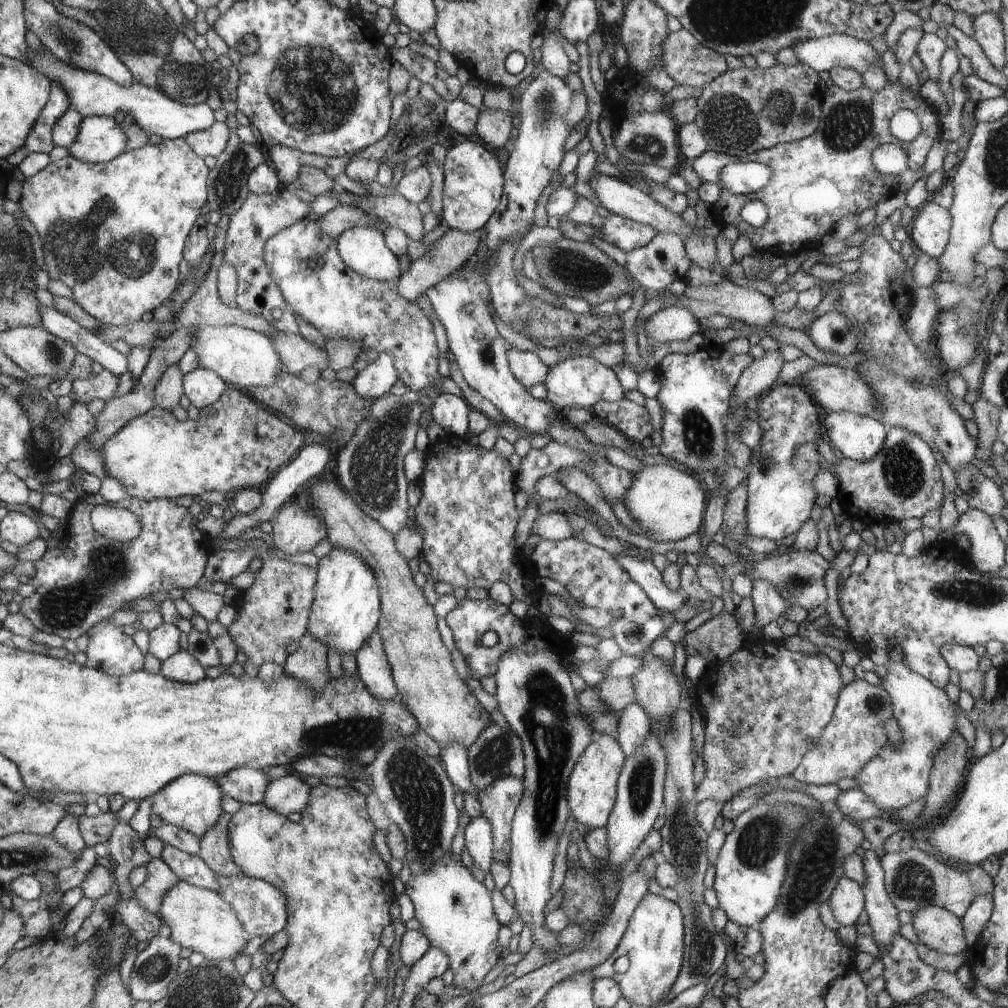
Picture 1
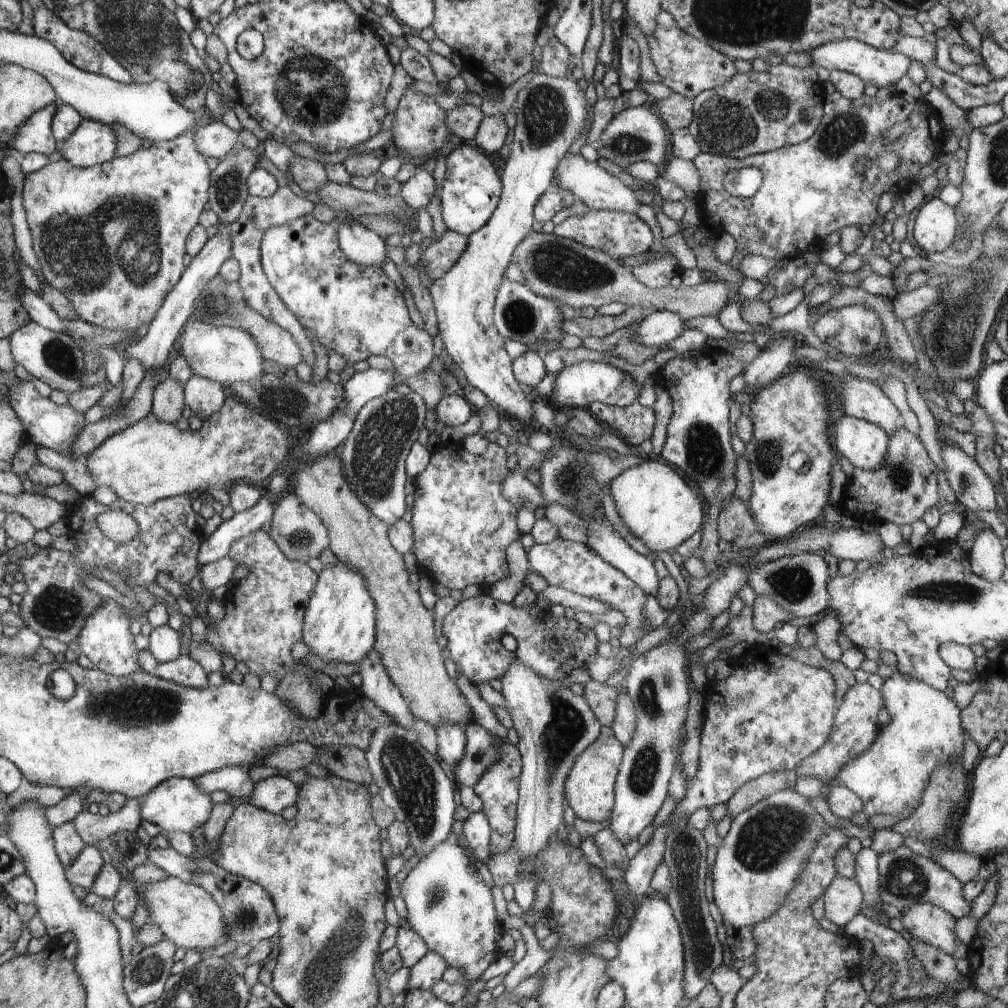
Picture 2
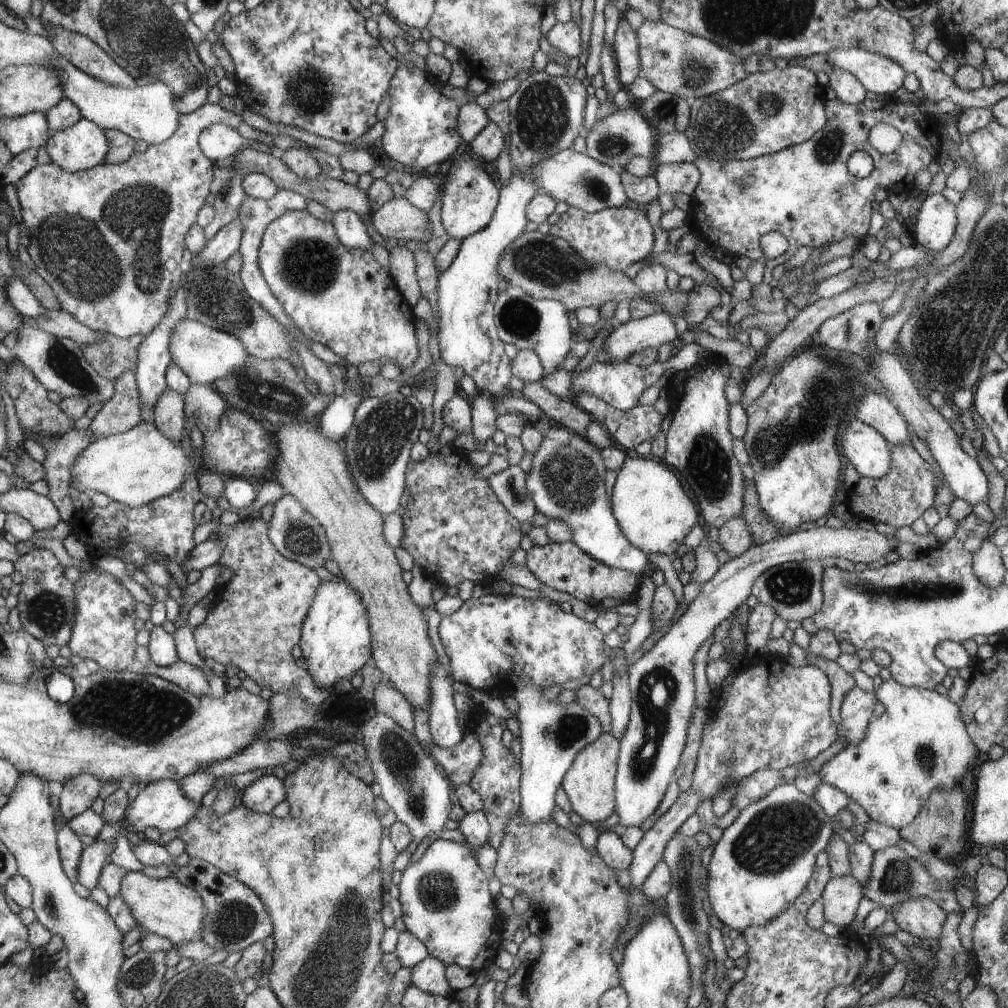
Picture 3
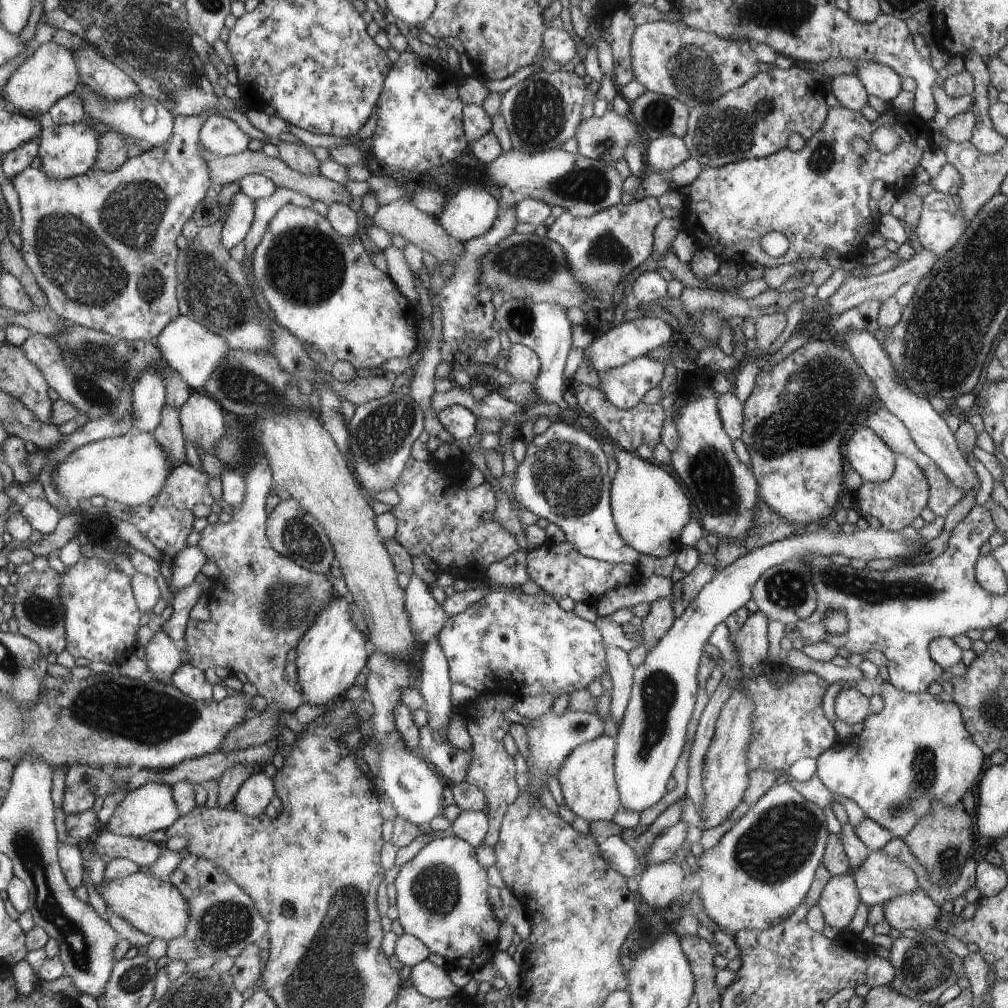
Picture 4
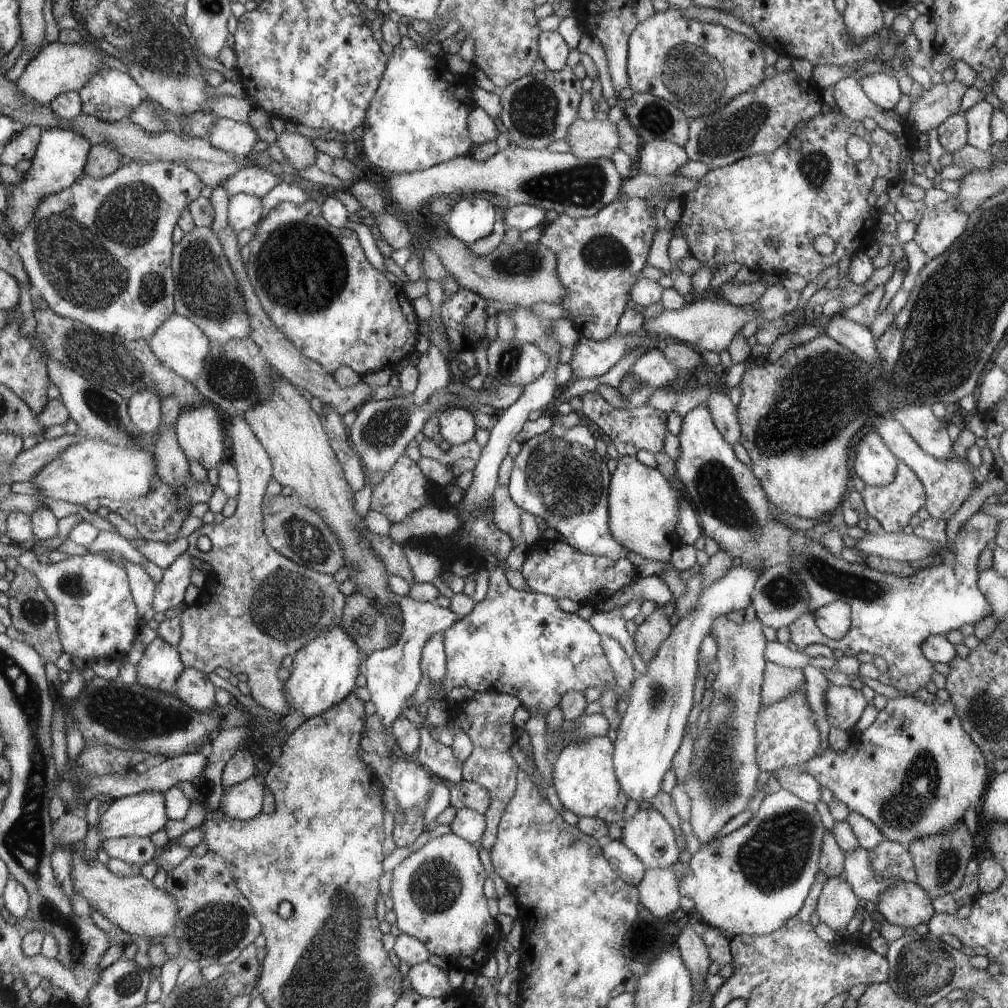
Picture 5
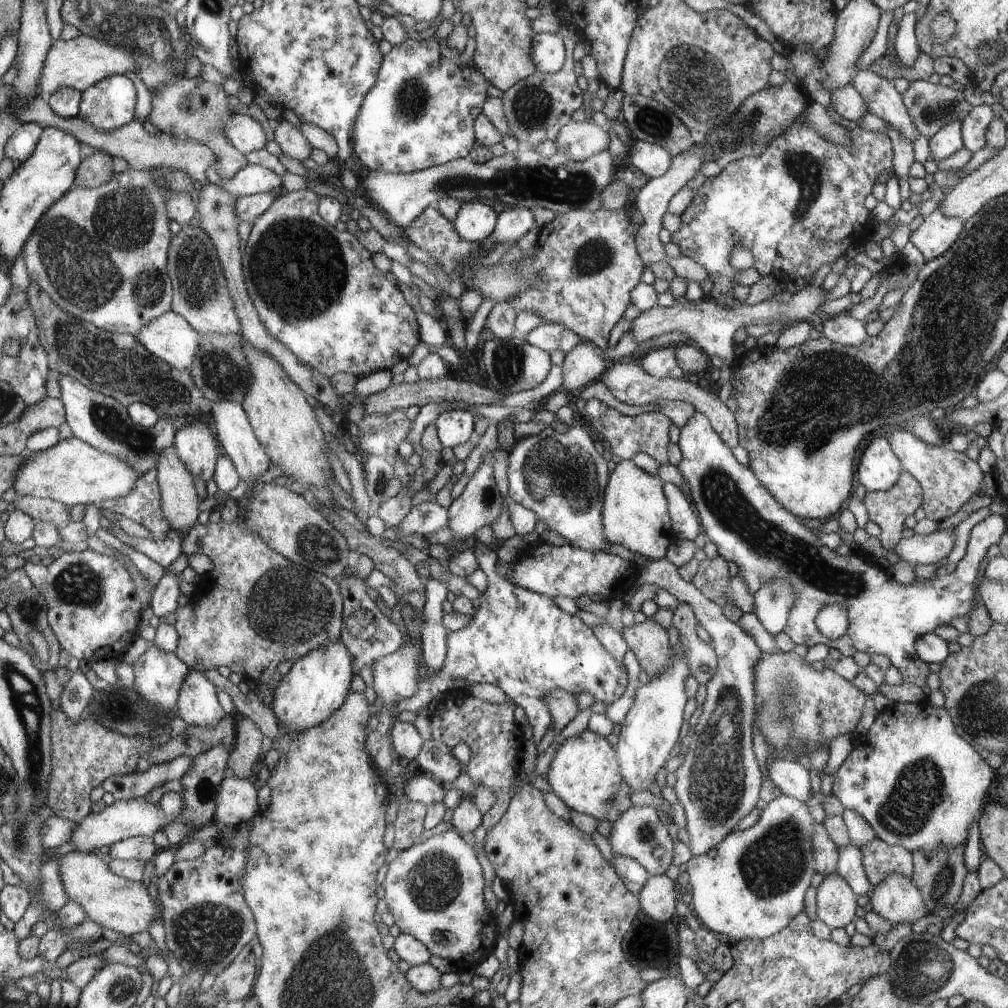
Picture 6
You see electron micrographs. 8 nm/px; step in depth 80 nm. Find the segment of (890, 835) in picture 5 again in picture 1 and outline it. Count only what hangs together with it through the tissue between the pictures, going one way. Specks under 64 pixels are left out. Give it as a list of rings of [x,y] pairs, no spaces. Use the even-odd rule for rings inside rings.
[[[905,662],[888,664],[888,674],[881,679],[881,687],[890,695],[893,717],[898,721],[902,743],[900,748],[888,741],[867,765],[854,776],[856,789],[861,790],[886,816],[920,798],[929,789],[929,774],[936,753],[957,730],[957,703],[948,699],[944,689],[938,688],[916,674]]]

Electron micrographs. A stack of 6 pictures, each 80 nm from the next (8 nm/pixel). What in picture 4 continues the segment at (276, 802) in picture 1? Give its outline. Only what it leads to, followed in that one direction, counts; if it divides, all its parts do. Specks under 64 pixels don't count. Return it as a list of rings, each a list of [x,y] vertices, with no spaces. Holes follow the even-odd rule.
[[[258,772],[250,775],[235,793],[232,810],[247,817],[255,817],[262,815],[264,808],[270,804],[274,796],[274,784],[268,776]]]

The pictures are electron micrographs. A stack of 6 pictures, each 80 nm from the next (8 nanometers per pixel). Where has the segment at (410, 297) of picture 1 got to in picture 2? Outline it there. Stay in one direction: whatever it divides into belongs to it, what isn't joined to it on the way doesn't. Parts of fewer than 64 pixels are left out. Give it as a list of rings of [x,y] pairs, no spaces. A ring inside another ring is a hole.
[[[446,231],[438,242],[431,244],[424,256],[426,270],[433,282],[447,273],[462,256],[468,244],[468,237],[452,231]]]

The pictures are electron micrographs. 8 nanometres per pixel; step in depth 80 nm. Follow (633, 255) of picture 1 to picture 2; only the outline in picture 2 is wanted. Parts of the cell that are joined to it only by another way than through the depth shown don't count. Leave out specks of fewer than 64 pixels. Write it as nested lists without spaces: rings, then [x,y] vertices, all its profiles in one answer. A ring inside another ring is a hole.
[[[664,238],[661,241],[656,240],[656,243],[648,252],[660,252],[664,254],[664,258],[630,268],[636,280],[651,289],[661,289],[668,286],[672,277],[676,274],[680,276],[683,270],[682,267],[681,269],[676,268],[676,263],[678,263],[678,261],[672,254],[666,251],[665,240]]]

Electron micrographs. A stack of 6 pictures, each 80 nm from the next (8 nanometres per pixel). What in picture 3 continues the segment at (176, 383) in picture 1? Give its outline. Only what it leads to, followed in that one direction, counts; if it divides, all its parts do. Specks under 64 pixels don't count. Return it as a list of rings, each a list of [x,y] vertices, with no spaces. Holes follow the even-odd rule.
[[[167,391],[158,399],[155,406],[154,425],[162,430],[166,436],[181,441],[186,428],[184,428],[185,414],[184,397],[176,391]]]

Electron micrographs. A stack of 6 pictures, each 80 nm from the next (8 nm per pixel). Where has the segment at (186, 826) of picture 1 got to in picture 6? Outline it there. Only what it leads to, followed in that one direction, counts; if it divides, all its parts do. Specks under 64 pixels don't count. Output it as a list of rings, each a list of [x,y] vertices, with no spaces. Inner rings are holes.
[[[141,798],[120,799],[115,800],[112,805],[109,807],[106,806],[100,812],[92,813],[85,816],[85,819],[75,822],[75,833],[70,837],[69,841],[76,846],[76,851],[92,853],[92,850],[96,850],[96,848],[112,846],[130,837],[152,837],[156,831],[161,830],[166,822],[164,811],[158,803],[154,804],[150,801],[142,801]]]

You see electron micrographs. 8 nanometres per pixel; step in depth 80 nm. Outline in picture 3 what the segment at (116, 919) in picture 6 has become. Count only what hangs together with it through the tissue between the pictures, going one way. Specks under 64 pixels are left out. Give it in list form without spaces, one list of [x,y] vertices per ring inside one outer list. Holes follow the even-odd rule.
[[[128,871],[122,879],[119,895],[130,908],[136,922],[147,933],[161,936],[172,944],[203,935],[203,928],[206,927],[206,902],[194,889],[189,889],[174,876],[153,879],[140,871]]]

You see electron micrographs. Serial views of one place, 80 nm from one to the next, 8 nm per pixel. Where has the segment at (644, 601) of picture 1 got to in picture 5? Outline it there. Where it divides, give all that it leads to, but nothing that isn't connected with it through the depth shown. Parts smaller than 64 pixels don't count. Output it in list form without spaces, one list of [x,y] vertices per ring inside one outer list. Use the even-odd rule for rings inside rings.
[[[542,538],[527,550],[520,572],[535,593],[553,596],[556,599],[569,598],[582,605],[594,607],[612,598],[621,588],[634,580],[636,568],[630,559],[624,557],[614,560],[607,556],[588,555],[573,545],[563,541],[550,541]]]

